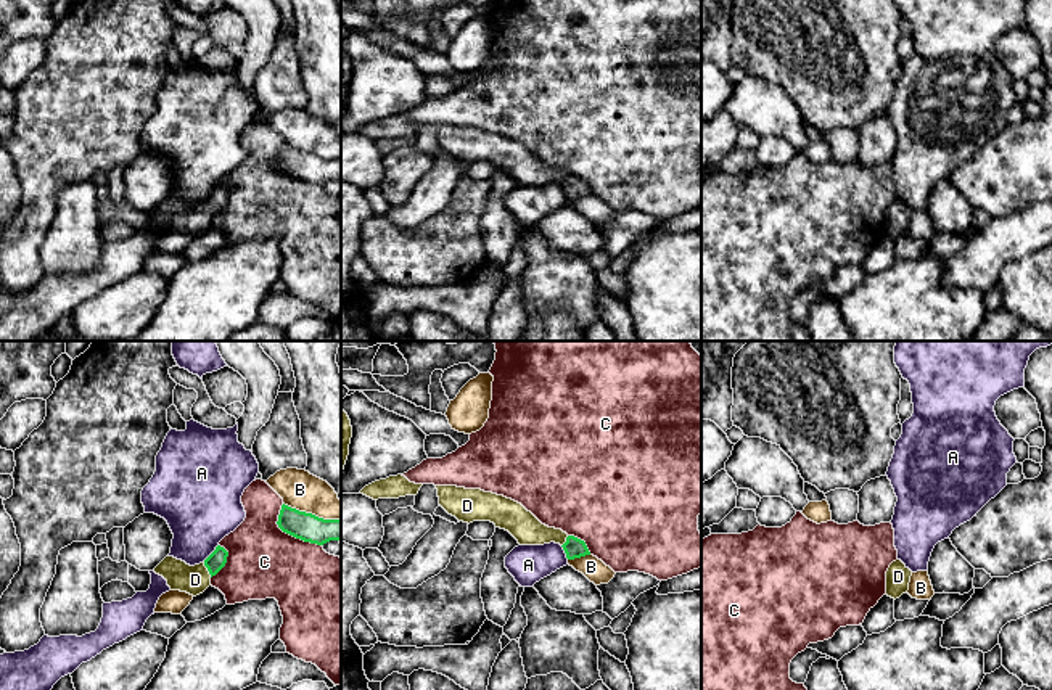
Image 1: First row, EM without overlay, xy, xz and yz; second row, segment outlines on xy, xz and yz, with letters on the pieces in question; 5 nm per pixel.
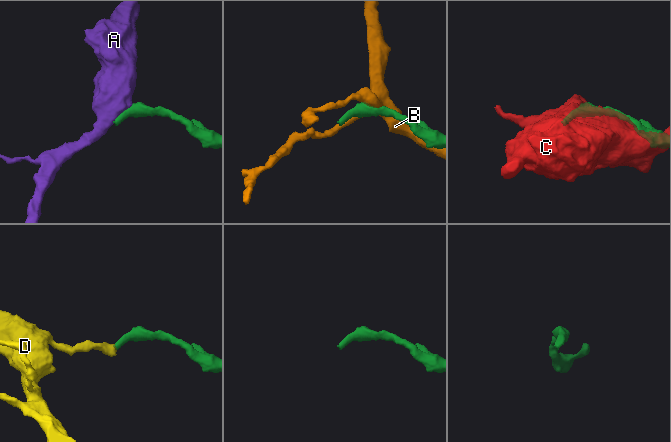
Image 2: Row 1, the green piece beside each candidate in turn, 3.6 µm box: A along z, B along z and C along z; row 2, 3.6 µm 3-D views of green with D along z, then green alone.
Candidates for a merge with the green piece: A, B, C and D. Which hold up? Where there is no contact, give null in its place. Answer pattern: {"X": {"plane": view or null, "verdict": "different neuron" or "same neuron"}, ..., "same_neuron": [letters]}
{"A": {"plane": "xy", "verdict": "different neuron"}, "B": {"plane": "xy", "verdict": "different neuron"}, "C": {"plane": "xy", "verdict": "different neuron"}, "D": {"plane": "xy", "verdict": "same neuron"}, "same_neuron": ["D"]}

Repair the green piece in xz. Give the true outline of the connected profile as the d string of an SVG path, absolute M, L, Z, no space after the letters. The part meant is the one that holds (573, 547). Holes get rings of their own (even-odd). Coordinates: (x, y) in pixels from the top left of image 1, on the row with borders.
M436 486L439 505L458 521L491 521L495 528L508 531L520 545L560 544L568 560L590 555L584 540L568 536L561 529L542 524L521 503L484 492L457 486Z

